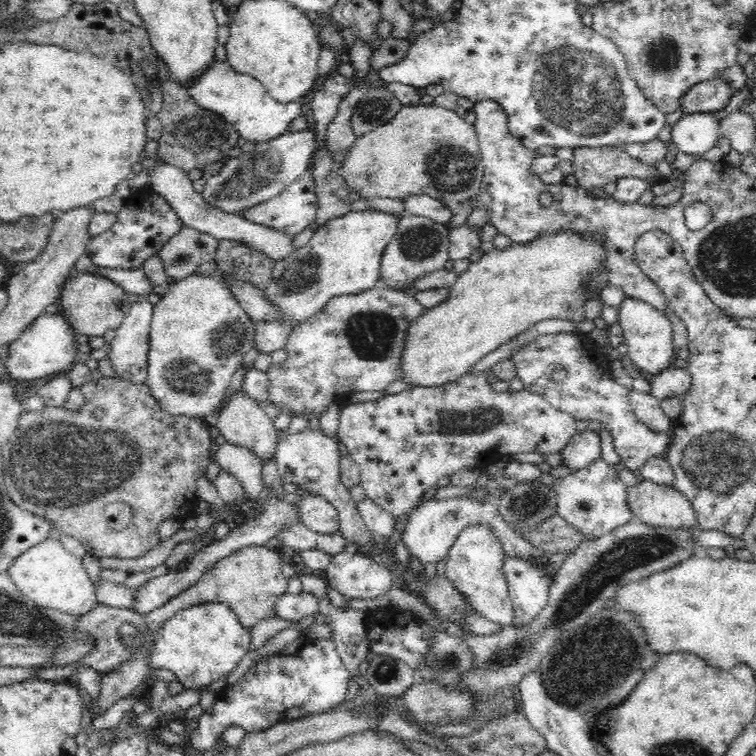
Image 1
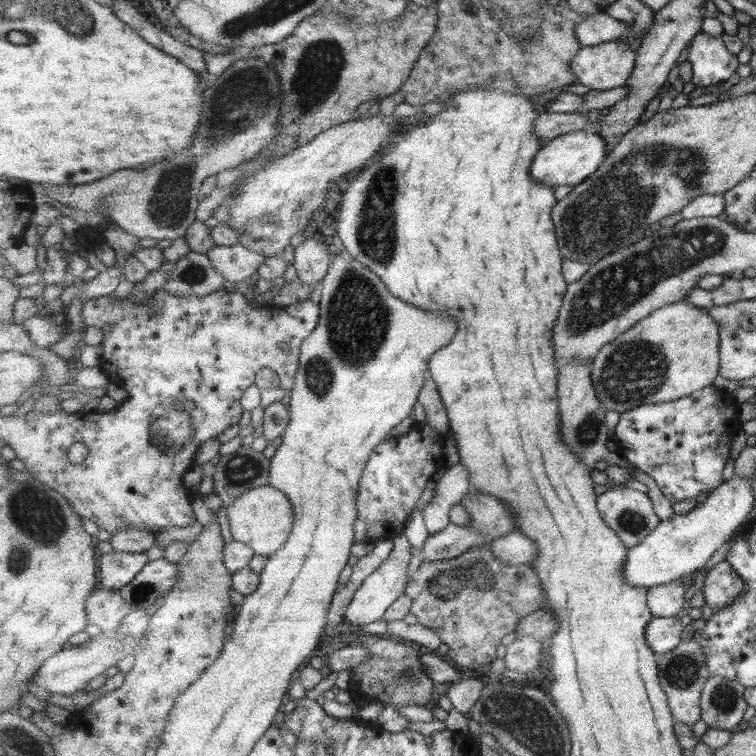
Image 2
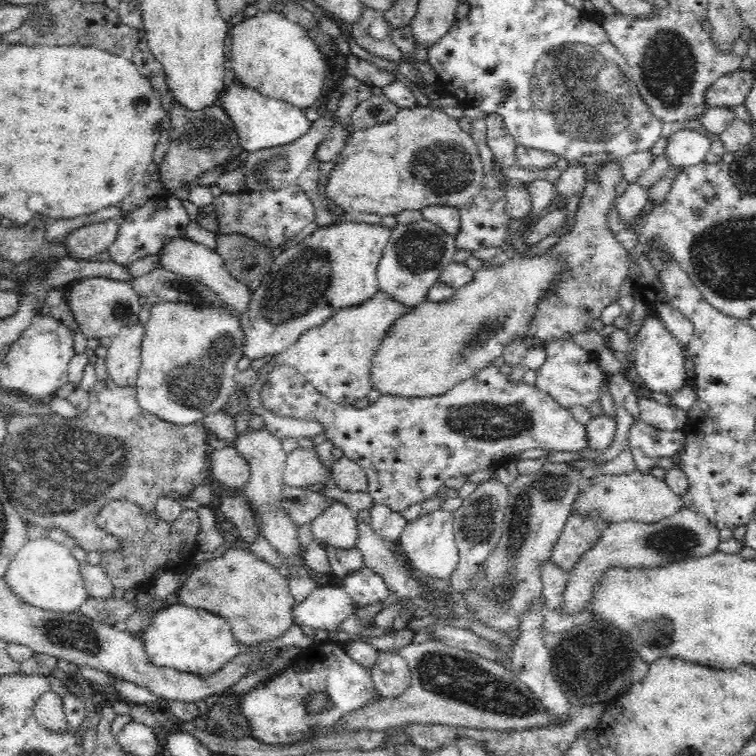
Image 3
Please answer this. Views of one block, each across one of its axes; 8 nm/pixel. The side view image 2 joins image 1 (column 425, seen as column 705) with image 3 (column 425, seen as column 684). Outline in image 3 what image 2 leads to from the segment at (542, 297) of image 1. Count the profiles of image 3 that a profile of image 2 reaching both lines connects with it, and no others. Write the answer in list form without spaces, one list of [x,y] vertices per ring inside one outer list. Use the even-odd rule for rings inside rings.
[[[525,252],[523,254],[514,254],[506,263],[486,268],[483,266],[480,270],[474,272],[473,282],[468,285],[462,286],[460,289],[456,289],[454,295],[444,302],[424,302],[422,305],[413,308],[410,314],[398,318],[392,326],[392,330],[389,330],[388,337],[384,338],[375,354],[372,358],[371,366],[371,382],[374,389],[380,391],[380,394],[384,395],[398,395],[398,397],[436,397],[437,395],[445,394],[448,390],[454,389],[458,382],[466,380],[478,373],[479,370],[486,368],[493,360],[496,360],[499,356],[502,356],[504,349],[514,340],[522,339],[526,330],[529,330],[530,322],[533,318],[536,318],[537,306],[539,300],[544,298],[546,290],[552,290],[554,288],[554,282],[560,278],[560,273],[564,270],[564,263],[562,261],[554,261],[550,259],[550,256],[544,254],[532,254]]]

